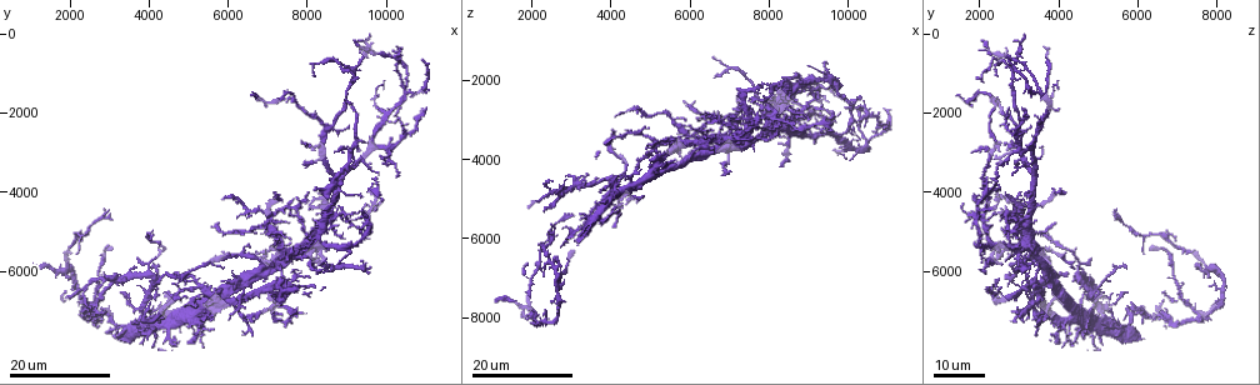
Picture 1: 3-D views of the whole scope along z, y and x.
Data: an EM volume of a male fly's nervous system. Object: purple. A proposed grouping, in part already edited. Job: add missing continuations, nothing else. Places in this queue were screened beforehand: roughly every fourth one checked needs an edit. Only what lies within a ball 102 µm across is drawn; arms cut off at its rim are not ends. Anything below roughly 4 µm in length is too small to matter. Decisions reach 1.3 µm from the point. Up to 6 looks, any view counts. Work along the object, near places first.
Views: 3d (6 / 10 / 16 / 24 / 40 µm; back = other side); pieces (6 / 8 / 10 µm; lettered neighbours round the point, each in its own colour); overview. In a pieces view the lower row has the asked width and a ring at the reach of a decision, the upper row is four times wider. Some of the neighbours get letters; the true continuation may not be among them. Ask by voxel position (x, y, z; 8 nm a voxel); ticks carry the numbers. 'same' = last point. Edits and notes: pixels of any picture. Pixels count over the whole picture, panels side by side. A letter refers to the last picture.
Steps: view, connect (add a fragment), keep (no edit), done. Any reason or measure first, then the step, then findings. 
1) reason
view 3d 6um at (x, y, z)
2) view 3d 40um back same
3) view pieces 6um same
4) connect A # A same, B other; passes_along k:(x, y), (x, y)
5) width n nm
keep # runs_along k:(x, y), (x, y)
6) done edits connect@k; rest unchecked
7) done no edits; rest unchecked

view 3d 24um at (9000, 1700, 2350)

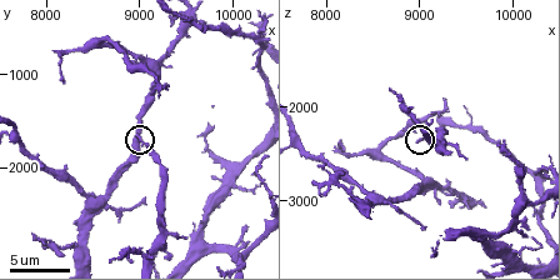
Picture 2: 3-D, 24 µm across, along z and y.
view pieces 8um at (8950, 1700, 2350)

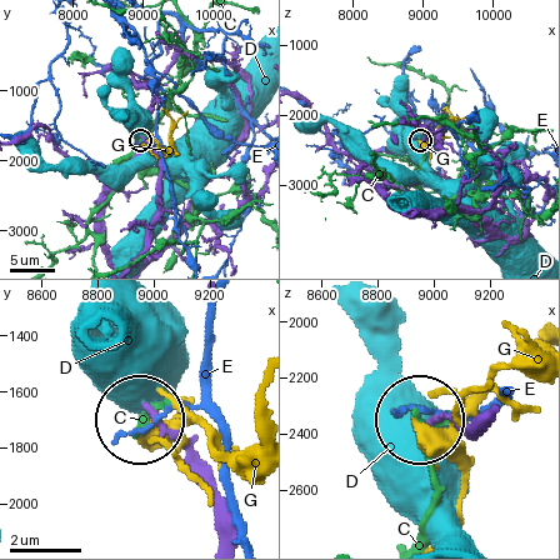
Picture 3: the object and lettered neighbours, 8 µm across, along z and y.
keep # C other, D other, E other, G other; runs_along 3:(216, 535), (214, 481), (148, 413); no lettered fragment goes on from it

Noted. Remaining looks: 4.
an open end
view 3d 16um at (9300, 150, 2850)

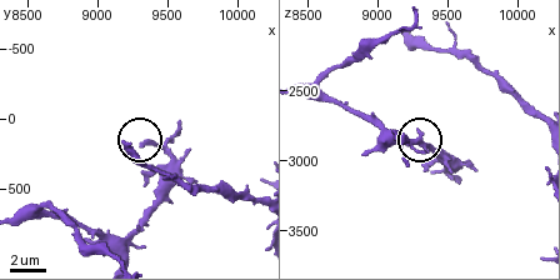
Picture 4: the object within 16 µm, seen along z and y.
what lies round it
view pieces 10um same

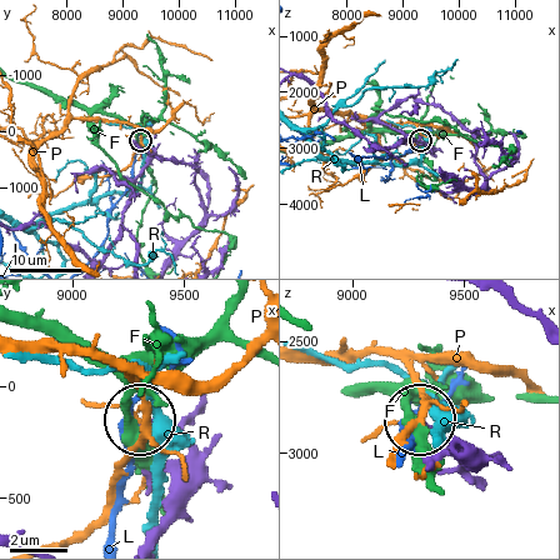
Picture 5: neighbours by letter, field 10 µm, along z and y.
keep # F other, L other, P other, R other; none of them fits

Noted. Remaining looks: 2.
branch stops here
view 3d 16um at (2750, 6500, 4650)

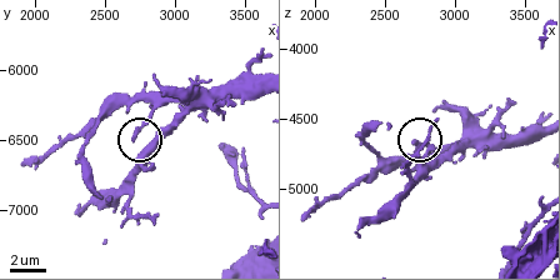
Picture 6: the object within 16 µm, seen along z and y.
what lies round it
view pieces 8um at (2700, 6500, 4660)

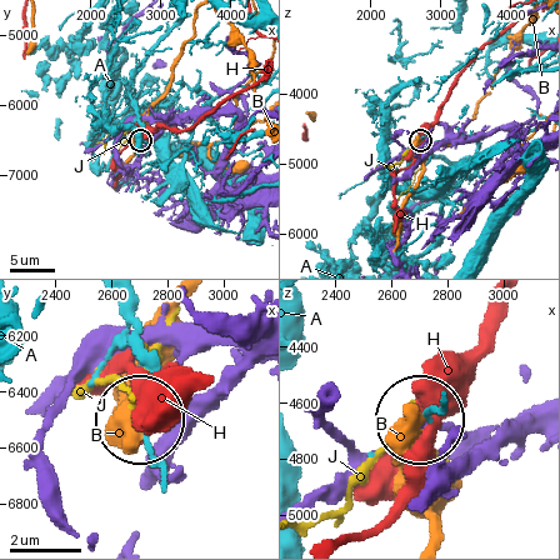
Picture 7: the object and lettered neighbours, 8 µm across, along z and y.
keep # A other, B other, H other, J other; none of them fits

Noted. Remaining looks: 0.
done no edits; rest unchecked

